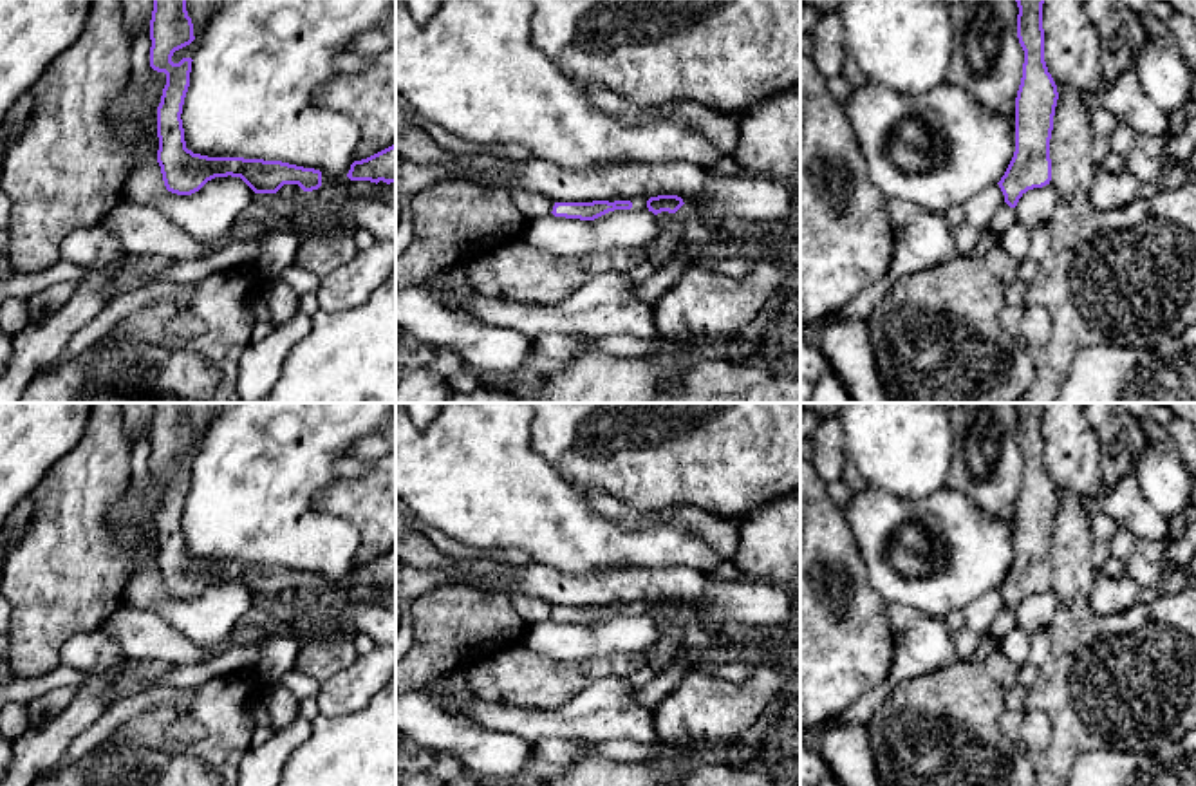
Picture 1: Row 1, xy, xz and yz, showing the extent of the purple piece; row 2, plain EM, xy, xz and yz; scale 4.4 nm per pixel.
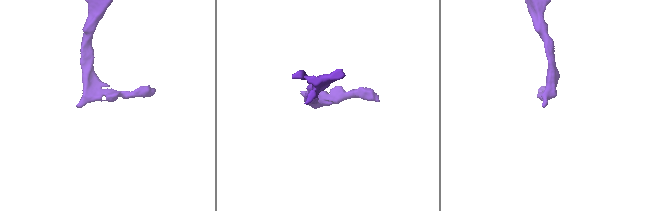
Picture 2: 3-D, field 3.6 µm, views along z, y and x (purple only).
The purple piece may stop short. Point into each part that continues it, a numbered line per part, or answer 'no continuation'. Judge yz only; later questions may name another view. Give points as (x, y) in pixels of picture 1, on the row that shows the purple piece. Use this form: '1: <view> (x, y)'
1: yz (1005, 217)

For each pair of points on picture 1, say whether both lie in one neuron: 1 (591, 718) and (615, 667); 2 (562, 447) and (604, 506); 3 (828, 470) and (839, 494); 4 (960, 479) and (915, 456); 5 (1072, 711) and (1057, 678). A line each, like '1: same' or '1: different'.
1: different
2: different
3: different
4: different
5: same

